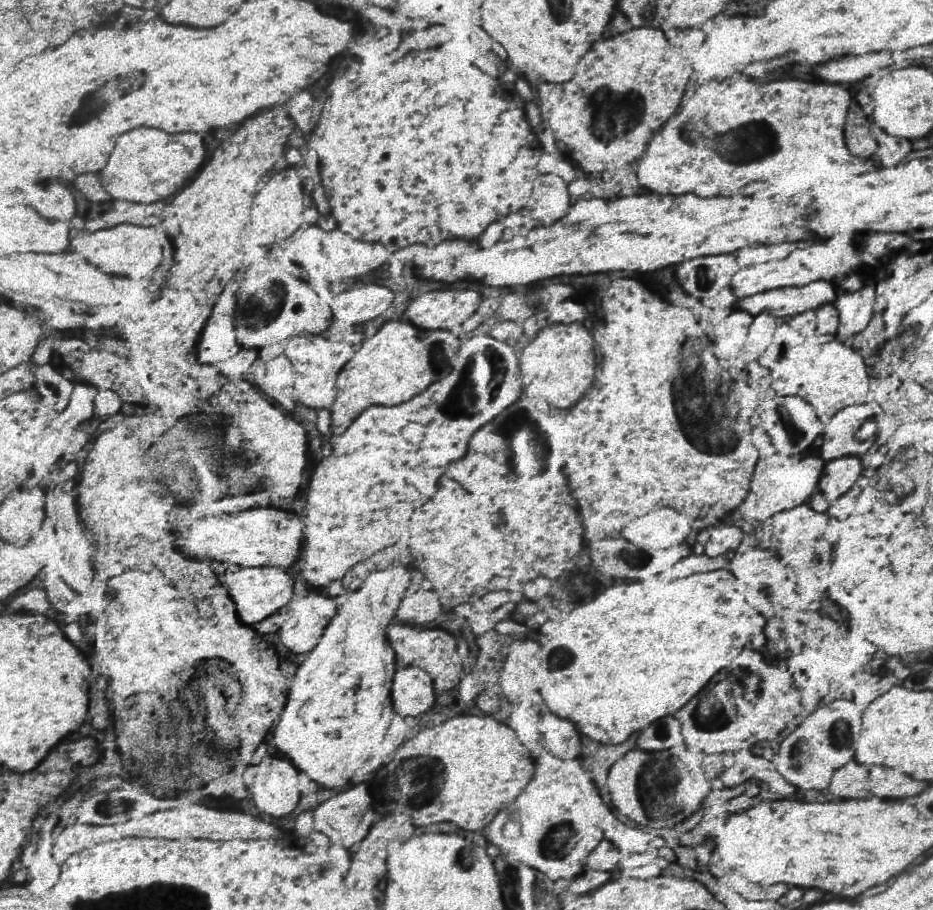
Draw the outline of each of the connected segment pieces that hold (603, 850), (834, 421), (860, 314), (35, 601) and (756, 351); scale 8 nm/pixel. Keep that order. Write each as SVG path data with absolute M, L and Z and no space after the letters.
M601 840L601 842L595 846L595 850L587 856L587 866L589 866L591 870L613 872L613 870L619 868L619 860L621 860L619 850L615 850L609 840Z
M855 404L841 408L825 424L825 442L821 446L821 456L825 460L835 460L847 454L861 456L871 448L871 440L857 438L857 430L875 416L873 404Z
M875 276L873 280L865 280L865 288L859 288L855 292L837 292L837 300L833 300L833 306L839 312L839 330L837 340L843 340L845 336L853 336L861 332L873 314L873 300L875 300Z
M31 588L19 596L15 596L9 604L13 612L37 612L45 614L49 610L49 600L43 588Z
M759 314L753 318L753 324L747 334L747 342L743 346L743 356L747 360L757 360L763 354L763 350L773 340L773 330L777 328L777 324L779 324L779 318L771 314Z

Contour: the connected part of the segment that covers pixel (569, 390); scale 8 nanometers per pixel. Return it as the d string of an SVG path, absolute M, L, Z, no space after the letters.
M581 322L549 324L521 352L521 382L531 398L545 400L555 408L571 408L593 384L595 378L595 340Z

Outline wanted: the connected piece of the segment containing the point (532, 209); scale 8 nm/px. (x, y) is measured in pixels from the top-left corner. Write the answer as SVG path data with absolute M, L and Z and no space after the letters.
M545 174L535 180L529 204L503 218L503 226L513 234L527 234L535 226L557 222L571 206L565 182L557 174Z

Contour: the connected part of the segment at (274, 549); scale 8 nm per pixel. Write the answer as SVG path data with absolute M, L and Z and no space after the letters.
M251 508L239 514L209 516L177 536L177 548L197 560L229 562L237 566L289 568L303 542L303 522L297 514L277 508Z

